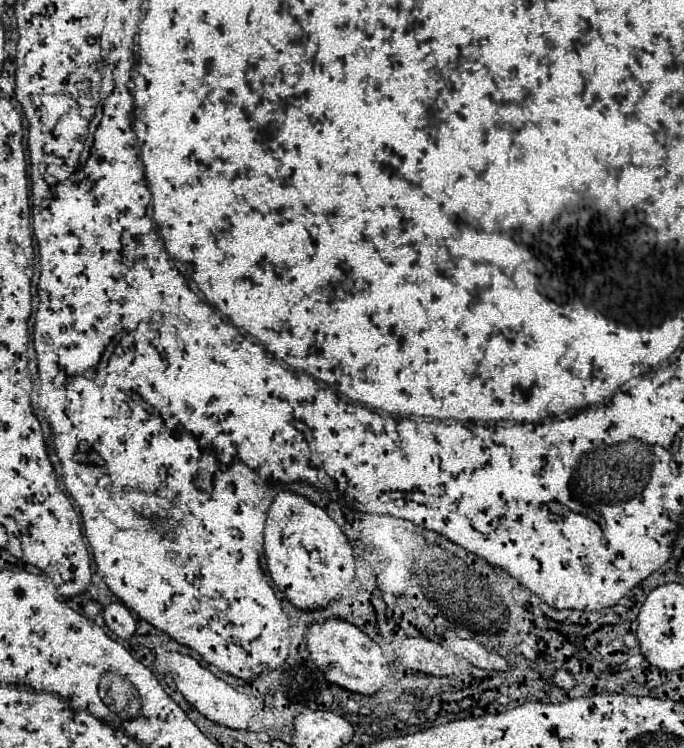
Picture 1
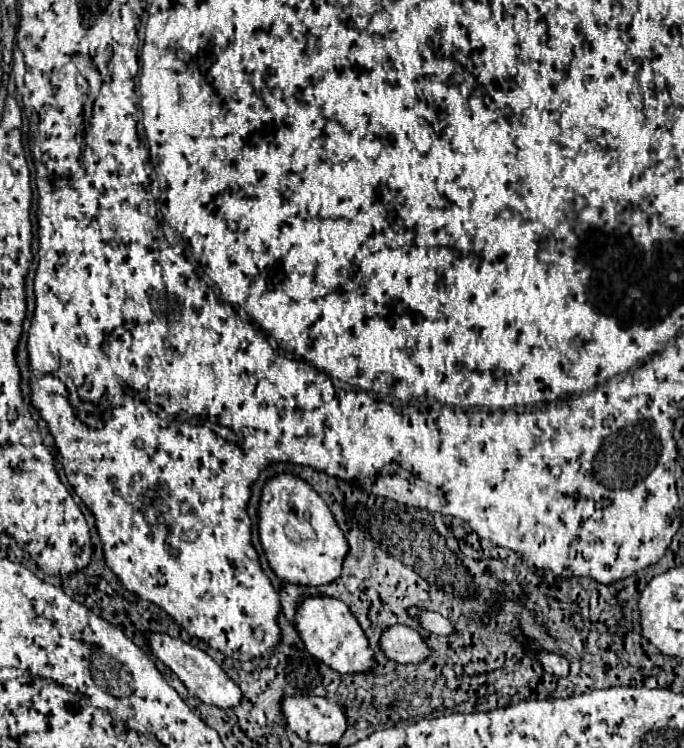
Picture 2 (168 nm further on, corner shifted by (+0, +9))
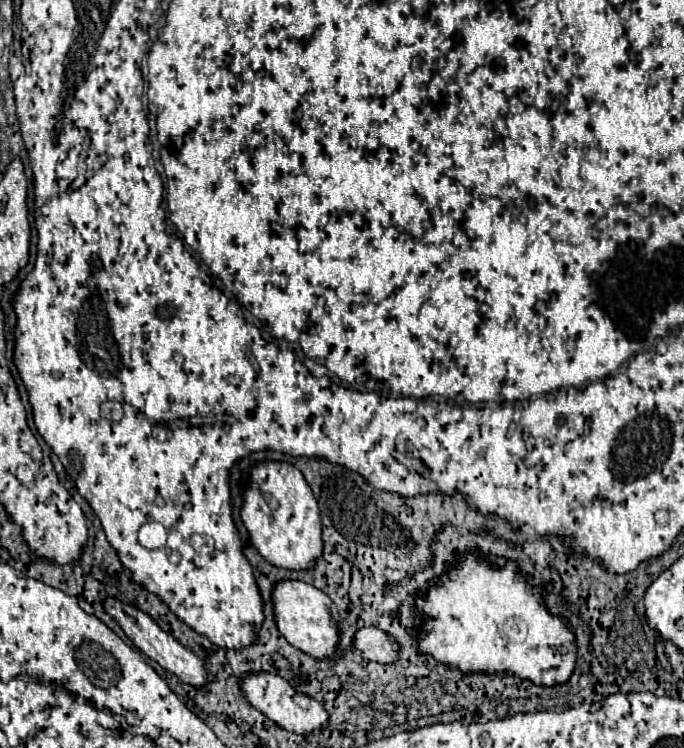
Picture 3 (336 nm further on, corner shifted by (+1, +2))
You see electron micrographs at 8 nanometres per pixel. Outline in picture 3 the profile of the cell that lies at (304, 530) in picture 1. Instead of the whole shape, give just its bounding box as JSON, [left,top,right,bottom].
[242,461,322,569]

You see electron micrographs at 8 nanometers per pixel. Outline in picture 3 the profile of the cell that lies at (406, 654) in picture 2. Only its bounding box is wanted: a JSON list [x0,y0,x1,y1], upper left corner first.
[354,627,398,663]

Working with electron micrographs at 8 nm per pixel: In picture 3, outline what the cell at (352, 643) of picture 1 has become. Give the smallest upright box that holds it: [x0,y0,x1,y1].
[272,581,338,659]

